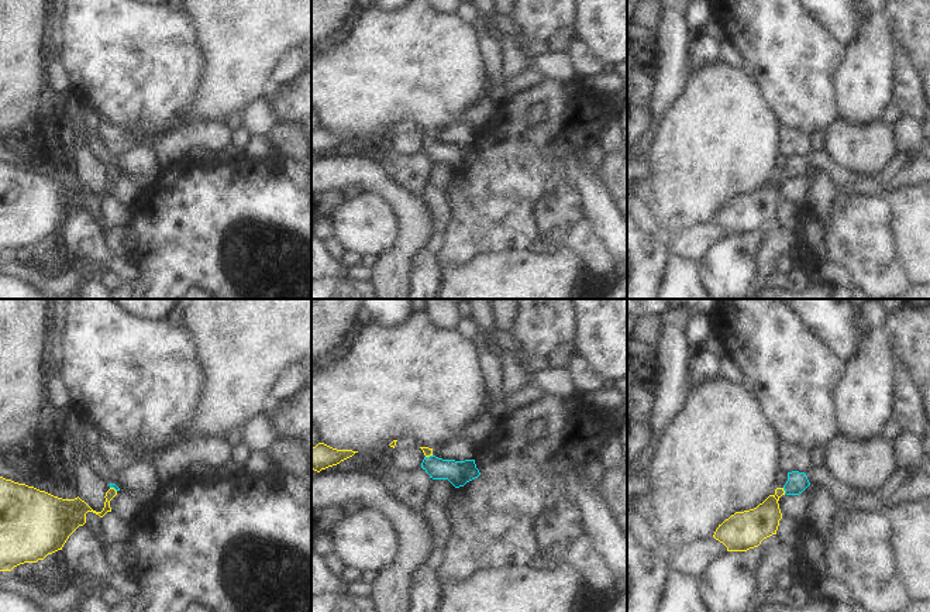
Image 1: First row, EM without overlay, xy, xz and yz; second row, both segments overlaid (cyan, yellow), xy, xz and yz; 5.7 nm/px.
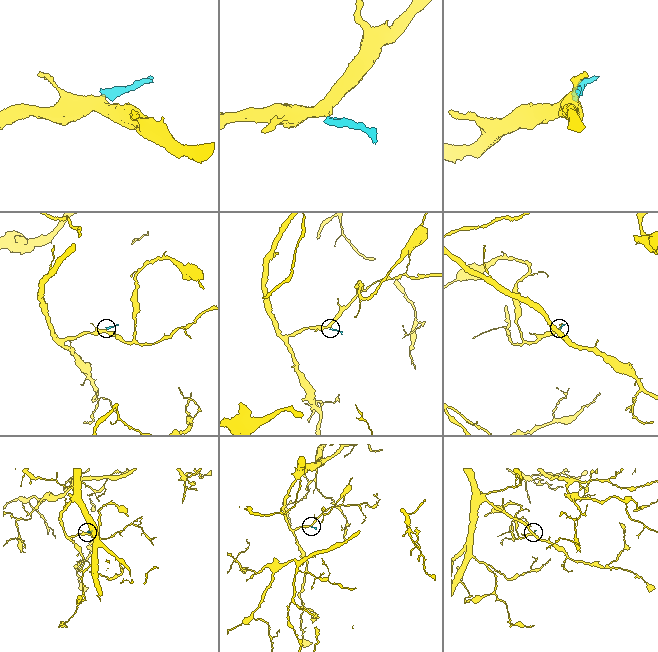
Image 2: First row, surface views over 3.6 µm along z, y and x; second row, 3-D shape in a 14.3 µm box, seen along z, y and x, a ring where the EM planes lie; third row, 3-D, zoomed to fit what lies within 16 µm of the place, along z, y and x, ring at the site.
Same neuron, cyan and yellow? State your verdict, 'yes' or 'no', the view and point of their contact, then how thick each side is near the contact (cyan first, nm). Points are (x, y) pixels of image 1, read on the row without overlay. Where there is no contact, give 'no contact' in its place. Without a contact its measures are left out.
yes; contact yz (784, 174); calibres 120 and 190 nm

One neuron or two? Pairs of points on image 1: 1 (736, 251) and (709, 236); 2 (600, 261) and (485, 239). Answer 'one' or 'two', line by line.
1: two
2: two

